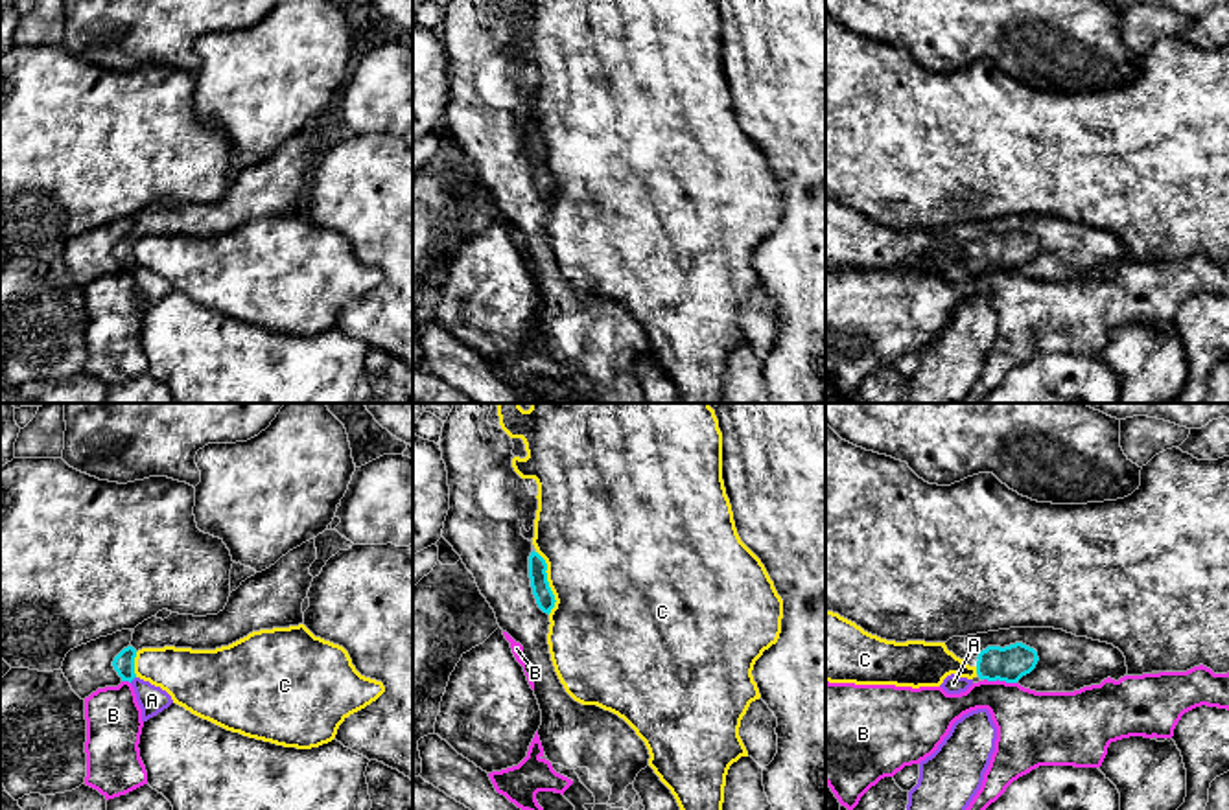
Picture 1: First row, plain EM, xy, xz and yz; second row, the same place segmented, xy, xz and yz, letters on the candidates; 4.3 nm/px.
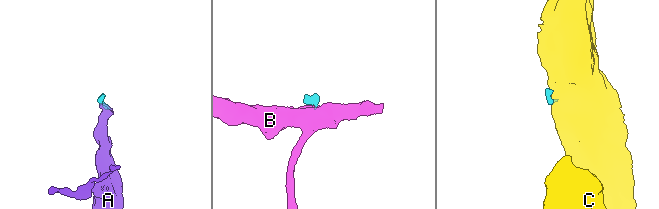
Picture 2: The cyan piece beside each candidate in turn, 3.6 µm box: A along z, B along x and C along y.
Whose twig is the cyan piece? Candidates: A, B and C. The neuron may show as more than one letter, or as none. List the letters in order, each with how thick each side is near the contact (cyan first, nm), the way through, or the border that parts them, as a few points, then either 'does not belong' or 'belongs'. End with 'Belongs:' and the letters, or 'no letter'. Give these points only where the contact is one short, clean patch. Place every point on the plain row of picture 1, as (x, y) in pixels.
A: 100 nm thick on the cyan side, 120 nm on the other; runs through xy (124, 251), (131, 267), (152, 288); belongs
B: 160 nm thick on the cyan side, 320 nm on the other; border along yz (984, 266), (1016, 271); does not belong
C: 80 nm thick on the cyan side, 500 nm on the other; border along xz (537, 138), (546, 151), (546, 168), (555, 188), (550, 201); does not belong
Belongs: A

